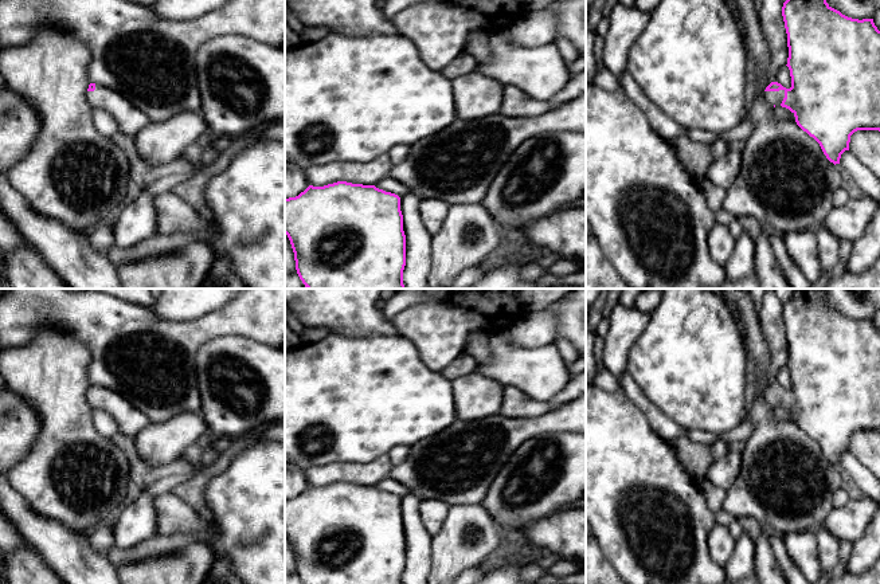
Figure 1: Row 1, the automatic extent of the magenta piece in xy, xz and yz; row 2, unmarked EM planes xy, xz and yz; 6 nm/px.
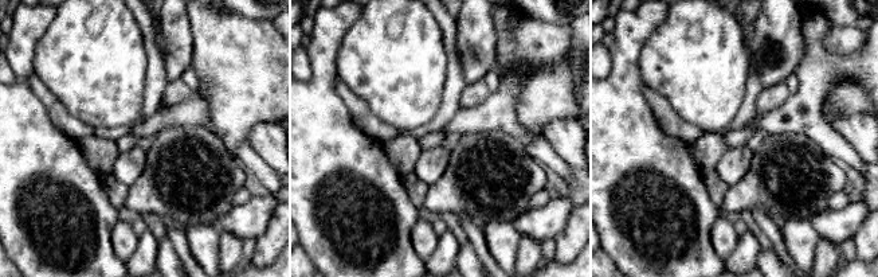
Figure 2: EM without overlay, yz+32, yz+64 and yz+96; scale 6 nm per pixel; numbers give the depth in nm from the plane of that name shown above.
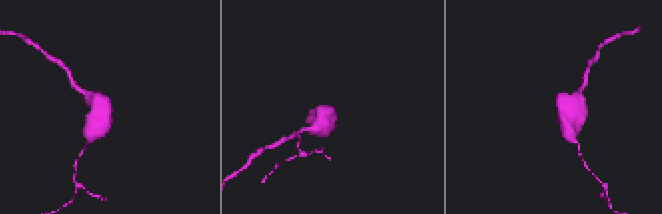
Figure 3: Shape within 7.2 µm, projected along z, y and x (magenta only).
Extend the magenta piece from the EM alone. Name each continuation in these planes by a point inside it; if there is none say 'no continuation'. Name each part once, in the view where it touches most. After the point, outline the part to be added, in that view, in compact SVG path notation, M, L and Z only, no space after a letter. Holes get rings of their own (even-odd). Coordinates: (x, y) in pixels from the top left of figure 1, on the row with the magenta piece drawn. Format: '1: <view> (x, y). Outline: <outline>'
1: yz (775, 98). Outline: M779 90L779 91L766 91L764 94L766 97L766 101L770 103L770 105L781 105L783 98L785 98L785 90Z

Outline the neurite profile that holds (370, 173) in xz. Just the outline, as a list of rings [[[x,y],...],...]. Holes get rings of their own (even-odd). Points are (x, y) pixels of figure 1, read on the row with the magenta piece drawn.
[[[386,153],[365,164],[326,164],[304,168],[302,171],[308,183],[313,187],[324,187],[337,181],[375,185],[390,177],[392,168],[394,164]]]

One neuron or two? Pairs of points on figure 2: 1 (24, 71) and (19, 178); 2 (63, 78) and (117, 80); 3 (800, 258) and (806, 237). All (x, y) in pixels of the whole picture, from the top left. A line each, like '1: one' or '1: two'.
1: one
2: one
3: one

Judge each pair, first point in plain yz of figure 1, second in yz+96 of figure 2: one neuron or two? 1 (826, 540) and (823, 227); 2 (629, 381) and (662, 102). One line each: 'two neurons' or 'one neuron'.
1: two neurons
2: one neuron

